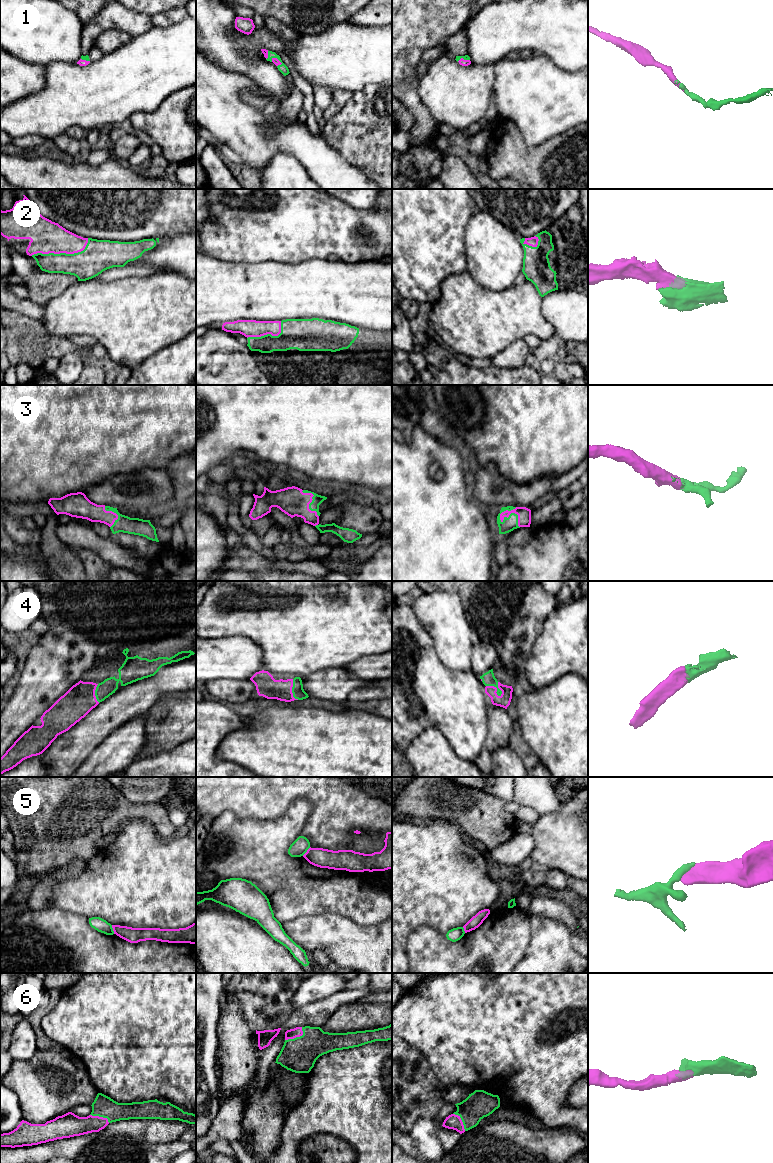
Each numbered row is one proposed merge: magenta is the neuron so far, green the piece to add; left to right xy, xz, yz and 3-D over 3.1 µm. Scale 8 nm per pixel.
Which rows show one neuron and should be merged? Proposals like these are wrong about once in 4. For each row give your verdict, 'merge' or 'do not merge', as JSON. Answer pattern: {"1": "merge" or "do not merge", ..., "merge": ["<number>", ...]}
{"1": "merge", "2": "merge", "3": "merge", "4": "merge", "5": "do not merge", "6": "merge", "merge": ["1", "2", "3", "4", "6"]}

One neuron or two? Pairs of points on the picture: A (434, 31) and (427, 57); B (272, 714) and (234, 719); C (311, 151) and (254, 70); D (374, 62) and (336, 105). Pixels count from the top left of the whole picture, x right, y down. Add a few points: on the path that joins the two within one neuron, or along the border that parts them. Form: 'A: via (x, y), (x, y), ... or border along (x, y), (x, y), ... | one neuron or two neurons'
A: border along (444, 43), (427, 48), (423, 52), (417, 68) | two neurons
B: border along (246, 717), (246, 726), (231, 731), (228, 734) | two neurons
C: border along (280, 103), (270, 101), (262, 108), (253, 106) | two neurons
D: border along (331, 87), (346, 89), (352, 92) | two neurons

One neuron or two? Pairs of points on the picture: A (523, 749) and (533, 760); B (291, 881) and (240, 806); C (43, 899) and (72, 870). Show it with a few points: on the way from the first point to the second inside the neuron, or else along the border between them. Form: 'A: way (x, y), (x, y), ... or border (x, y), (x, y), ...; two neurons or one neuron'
A: way (525, 752), (530, 757); one neuron
B: border (226, 810), (232, 811), (239, 817), (272, 818); two neurons
C: way (43, 890), (59, 874), (63, 873); one neuron

